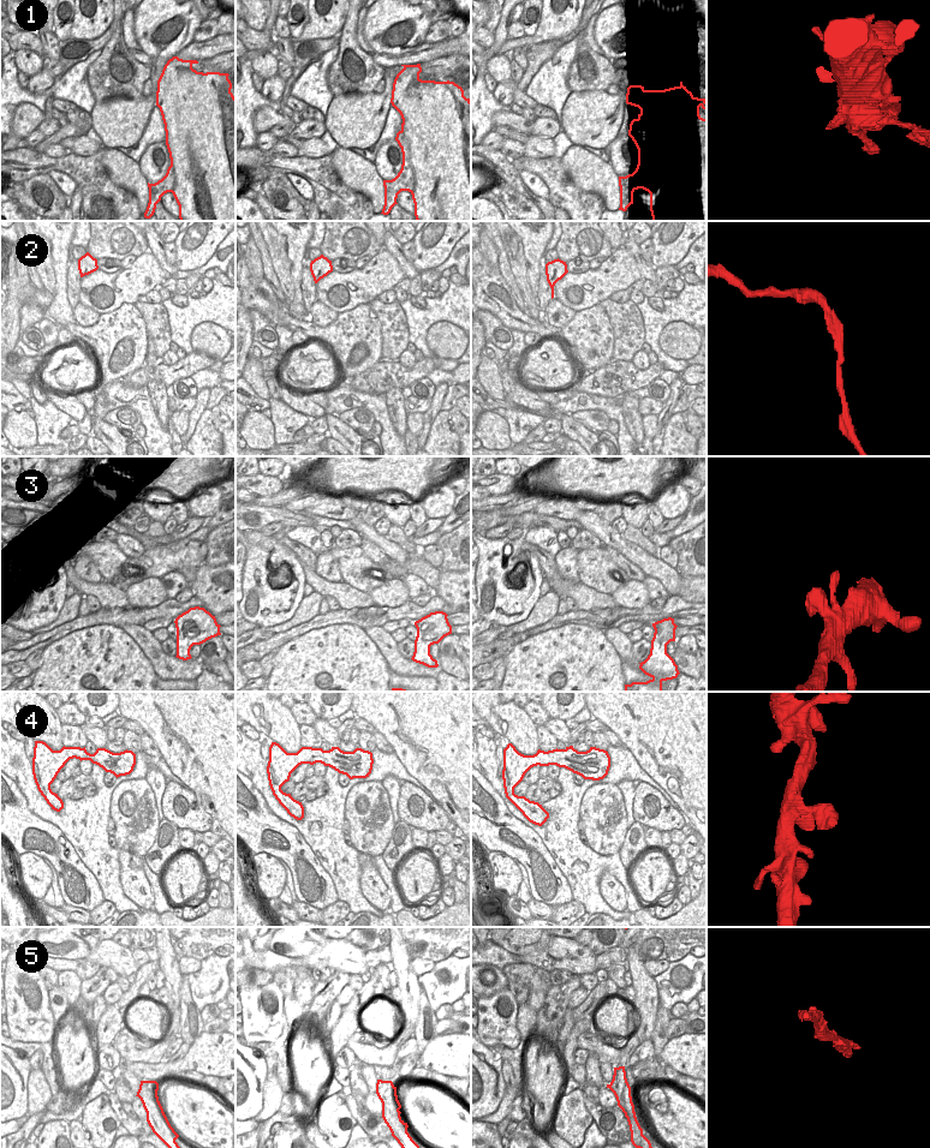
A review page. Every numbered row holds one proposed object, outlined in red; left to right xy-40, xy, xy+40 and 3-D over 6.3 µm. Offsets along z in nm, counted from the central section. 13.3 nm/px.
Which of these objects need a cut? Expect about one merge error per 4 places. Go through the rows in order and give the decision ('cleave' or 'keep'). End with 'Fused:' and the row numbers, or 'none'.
1: cleave
2: cleave
3: keep
4: keep
5: cleave
Fused: 1, 2, 5

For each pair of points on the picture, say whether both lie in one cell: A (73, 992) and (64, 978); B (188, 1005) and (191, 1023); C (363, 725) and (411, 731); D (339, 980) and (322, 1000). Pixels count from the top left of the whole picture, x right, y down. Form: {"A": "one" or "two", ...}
{"A": "one", "B": "one", "C": "two", "D": "one"}

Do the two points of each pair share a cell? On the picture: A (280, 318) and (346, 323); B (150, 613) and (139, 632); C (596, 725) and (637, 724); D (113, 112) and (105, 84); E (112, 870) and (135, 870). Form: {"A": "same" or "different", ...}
{"A": "same", "B": "different", "C": "different", "D": "different", "E": "different"}

